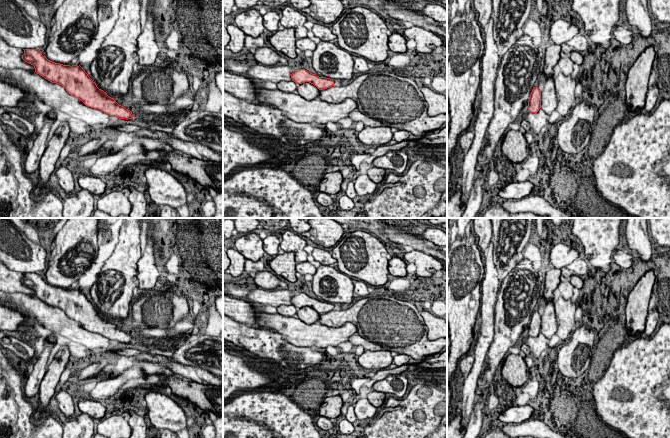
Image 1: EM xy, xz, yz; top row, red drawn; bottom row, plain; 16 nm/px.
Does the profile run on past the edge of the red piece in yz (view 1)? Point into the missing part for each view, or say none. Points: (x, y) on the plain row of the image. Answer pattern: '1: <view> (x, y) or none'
1: none

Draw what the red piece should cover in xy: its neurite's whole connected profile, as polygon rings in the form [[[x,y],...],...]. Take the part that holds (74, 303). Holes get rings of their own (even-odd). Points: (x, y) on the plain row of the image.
[[[25,273],[22,283],[33,289],[37,298],[63,310],[70,319],[79,322],[86,330],[119,343],[128,344],[134,341],[130,334],[99,313],[80,289],[70,290],[52,286],[38,273]]]

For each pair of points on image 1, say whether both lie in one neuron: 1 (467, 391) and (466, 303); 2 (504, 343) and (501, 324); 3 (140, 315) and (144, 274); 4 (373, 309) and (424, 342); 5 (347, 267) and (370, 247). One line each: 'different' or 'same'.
1: different
2: same
3: different
4: same
5: same

